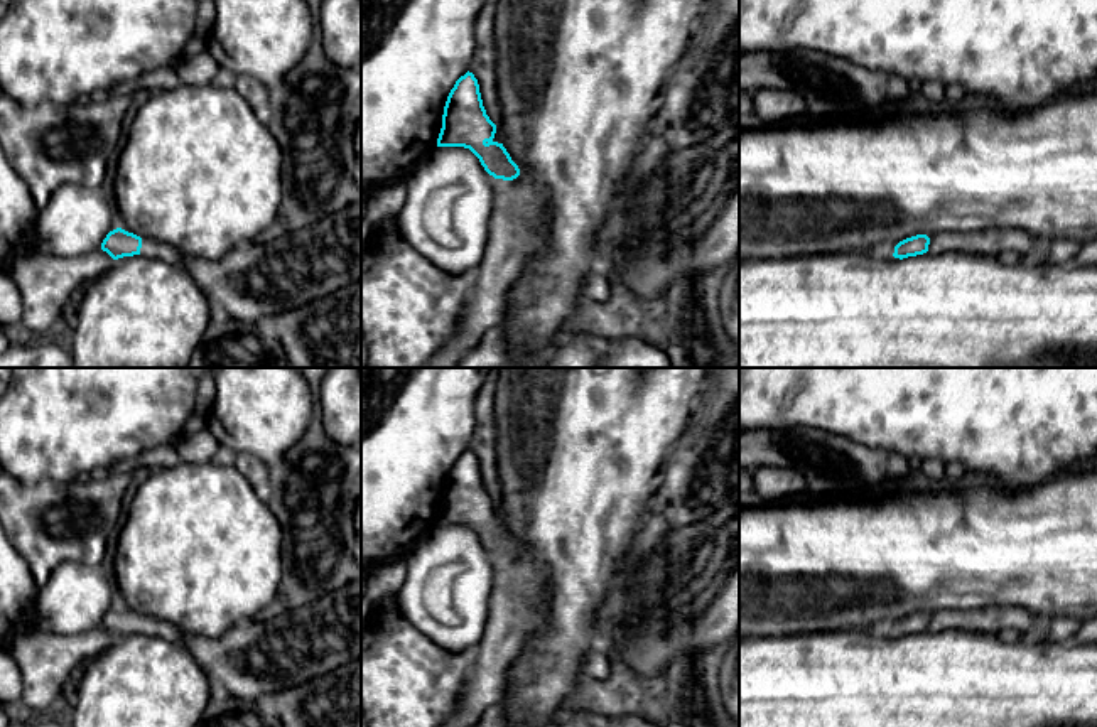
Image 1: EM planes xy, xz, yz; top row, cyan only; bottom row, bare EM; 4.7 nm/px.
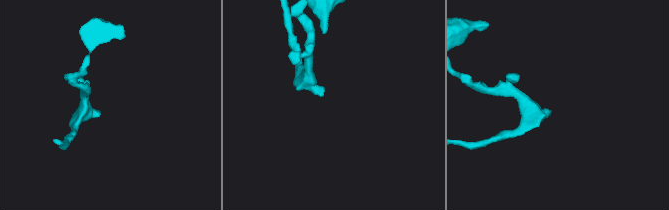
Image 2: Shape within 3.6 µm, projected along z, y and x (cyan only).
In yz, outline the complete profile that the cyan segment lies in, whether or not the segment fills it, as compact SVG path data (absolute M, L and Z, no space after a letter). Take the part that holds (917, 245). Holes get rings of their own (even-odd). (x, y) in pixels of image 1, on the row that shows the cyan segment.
M916 234L900 241L894 246L893 256L903 260L908 256L923 255L928 251L928 245L930 245L930 238L927 234Z

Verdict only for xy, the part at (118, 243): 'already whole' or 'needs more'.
needs more

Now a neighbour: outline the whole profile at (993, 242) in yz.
M991 228L974 233L942 231L930 238L928 255L967 253L999 256L1002 251L1016 251L1024 258L1040 240L1021 229Z

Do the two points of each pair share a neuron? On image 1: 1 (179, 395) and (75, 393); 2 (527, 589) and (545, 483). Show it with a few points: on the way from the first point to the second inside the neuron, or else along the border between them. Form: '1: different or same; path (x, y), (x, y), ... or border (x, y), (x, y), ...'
1: same; path (154, 395), (100, 393)
2: different; border (512, 559), (537, 562), (547, 569), (547, 599)

